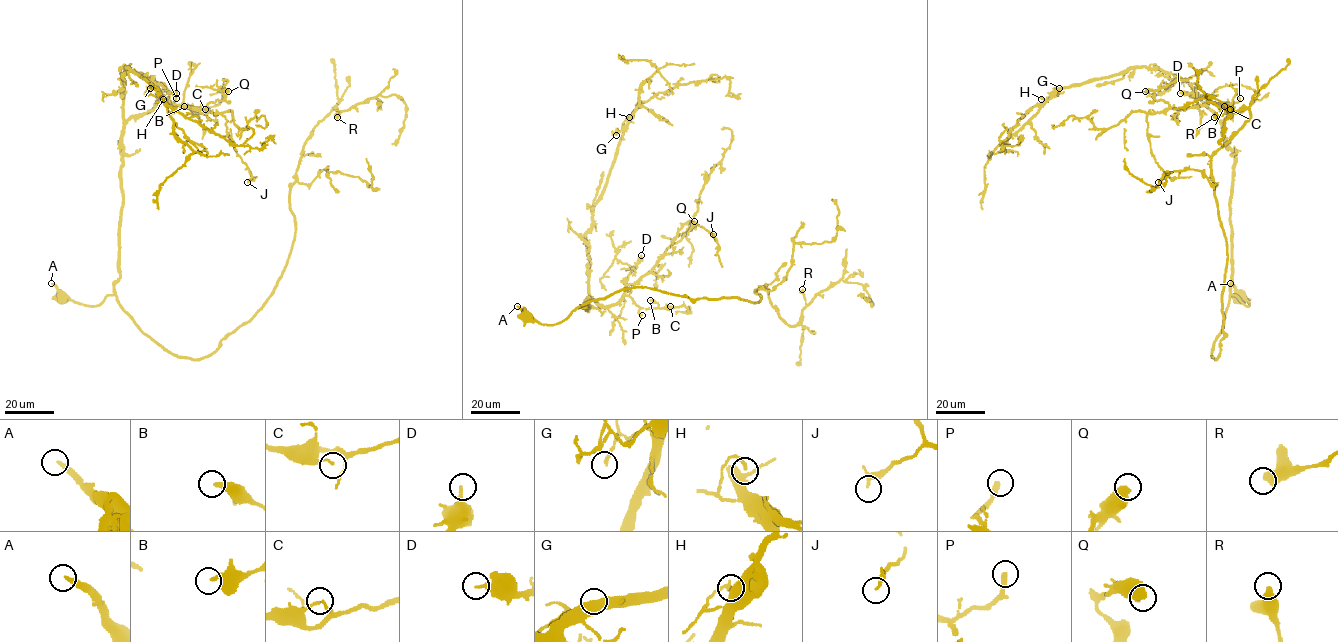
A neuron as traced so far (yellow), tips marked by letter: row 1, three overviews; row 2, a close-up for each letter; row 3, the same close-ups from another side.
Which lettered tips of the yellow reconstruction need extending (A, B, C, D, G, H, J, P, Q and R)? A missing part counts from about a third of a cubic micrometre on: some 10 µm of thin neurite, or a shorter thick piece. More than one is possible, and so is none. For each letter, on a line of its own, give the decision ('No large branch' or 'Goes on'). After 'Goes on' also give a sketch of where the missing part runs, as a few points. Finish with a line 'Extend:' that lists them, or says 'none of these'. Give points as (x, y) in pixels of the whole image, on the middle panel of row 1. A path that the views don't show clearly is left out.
A: No large branch
B: No large branch
C: No large branch
D: No large branch
G: No large branch
H: No large branch
J: No large branch
P: Goes on
Q: No large branch
R: No large branch
Extend: P

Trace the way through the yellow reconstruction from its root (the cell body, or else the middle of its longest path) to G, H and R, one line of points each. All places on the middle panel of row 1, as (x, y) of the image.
G: (526, 316), (554, 324), (579, 306), (588, 306), (587, 310), (590, 258), (586, 233), (623, 131), (616, 135)
H: (526, 316), (554, 324), (579, 306), (587, 310), (586, 233), (629, 117)
R: (526, 316), (559, 323), (635, 287), (757, 303), (766, 287), (796, 326), (802, 289)

